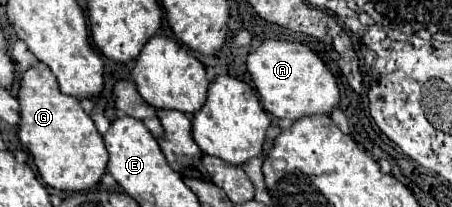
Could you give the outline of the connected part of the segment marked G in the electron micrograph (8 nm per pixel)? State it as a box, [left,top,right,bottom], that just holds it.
[18,63,106,191]

